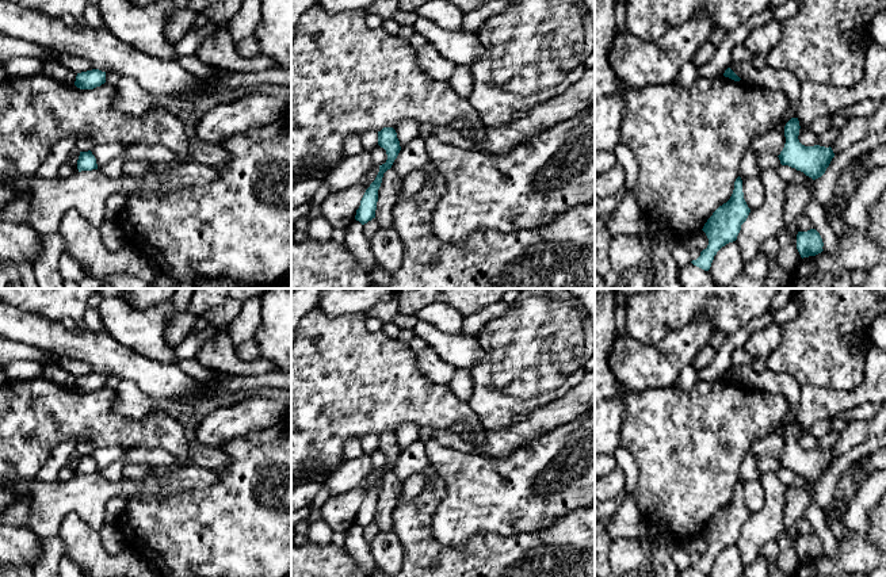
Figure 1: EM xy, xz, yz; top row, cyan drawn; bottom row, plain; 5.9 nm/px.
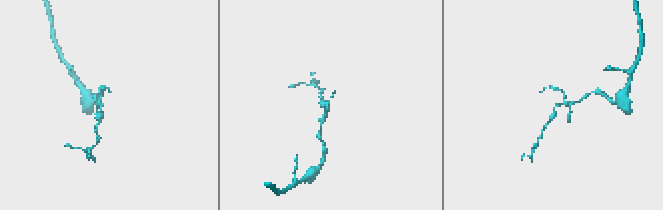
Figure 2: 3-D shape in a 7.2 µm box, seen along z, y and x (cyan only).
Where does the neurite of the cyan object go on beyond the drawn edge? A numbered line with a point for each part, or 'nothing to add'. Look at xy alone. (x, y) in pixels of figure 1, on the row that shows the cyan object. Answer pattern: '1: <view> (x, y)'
1: xy (73, 156)

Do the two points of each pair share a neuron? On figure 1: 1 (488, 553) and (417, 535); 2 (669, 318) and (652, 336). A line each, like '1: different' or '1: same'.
1: same
2: same

